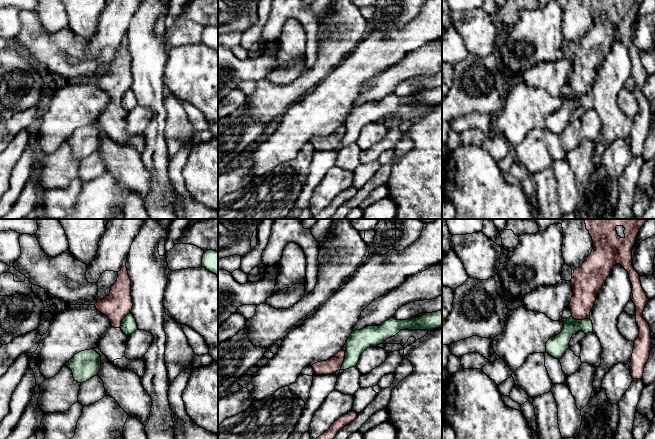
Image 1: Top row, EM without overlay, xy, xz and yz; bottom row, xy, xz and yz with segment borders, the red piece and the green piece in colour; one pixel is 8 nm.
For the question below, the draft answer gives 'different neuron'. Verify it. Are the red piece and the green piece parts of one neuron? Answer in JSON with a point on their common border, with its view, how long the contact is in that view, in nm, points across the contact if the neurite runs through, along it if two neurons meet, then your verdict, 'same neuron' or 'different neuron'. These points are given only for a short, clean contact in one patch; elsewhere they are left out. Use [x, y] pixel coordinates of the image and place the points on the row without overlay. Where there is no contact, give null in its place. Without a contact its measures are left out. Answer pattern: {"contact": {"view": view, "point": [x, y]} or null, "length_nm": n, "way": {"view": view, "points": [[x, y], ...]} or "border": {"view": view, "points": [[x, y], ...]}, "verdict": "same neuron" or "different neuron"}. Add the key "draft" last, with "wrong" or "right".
{"contact": {"view": "xz", "point": [344, 134]}, "length_nm": 160, "border": {"view": "xz", "points": [[343, 125], [344, 136], [340, 144]]}, "verdict": "different neuron", "draft": "right"}

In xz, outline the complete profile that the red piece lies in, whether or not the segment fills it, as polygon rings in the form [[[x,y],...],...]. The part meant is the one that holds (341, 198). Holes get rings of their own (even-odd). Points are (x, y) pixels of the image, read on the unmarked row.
[[[351,187],[339,193],[326,208],[321,210],[311,219],[329,219],[336,212],[338,207],[344,204],[349,199],[353,198],[356,195],[357,191],[358,189]]]

